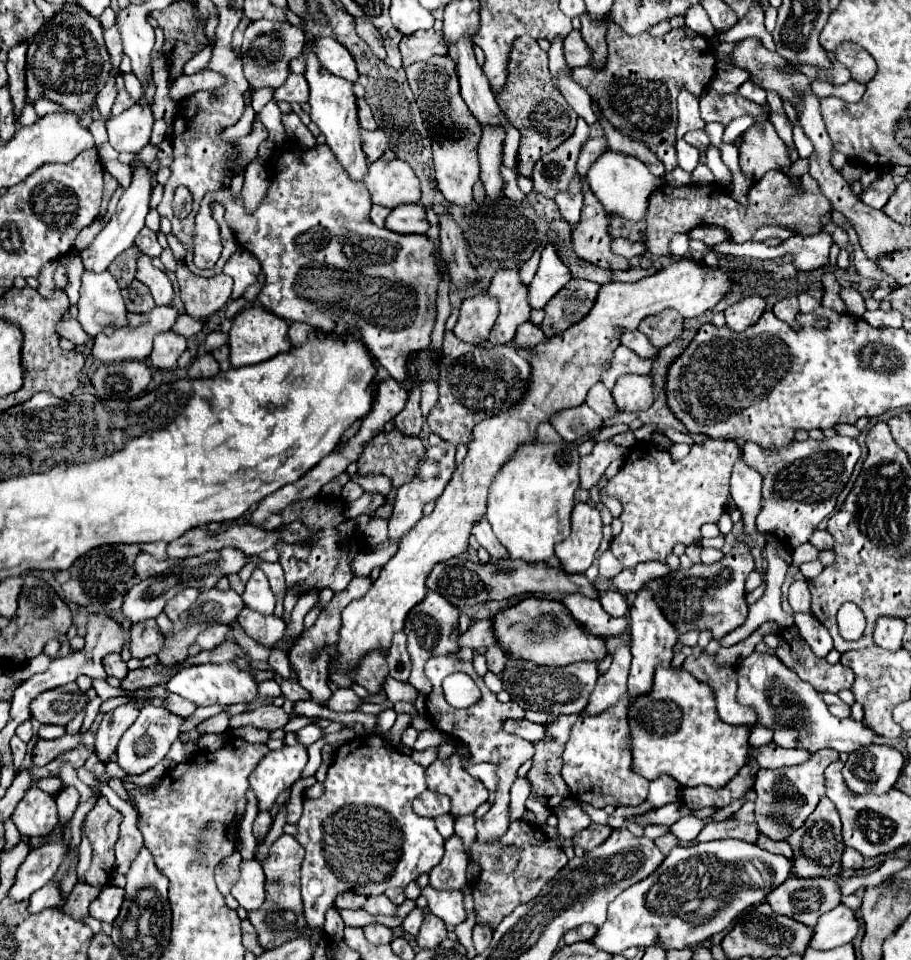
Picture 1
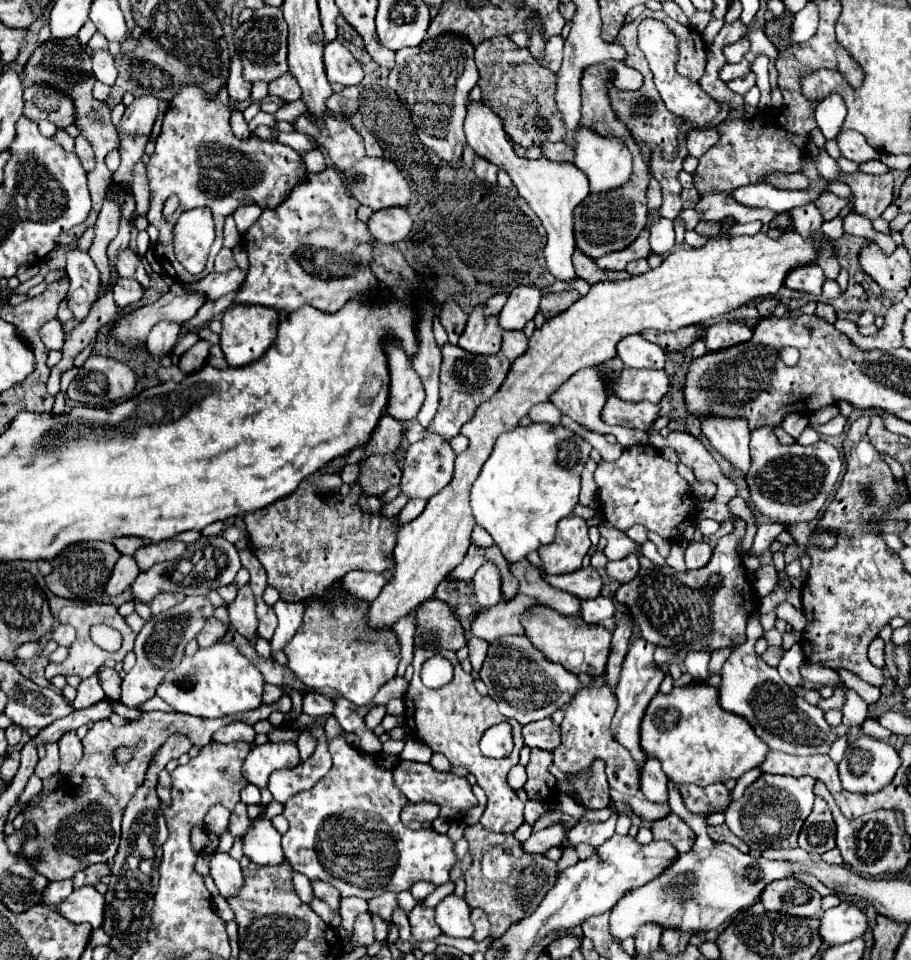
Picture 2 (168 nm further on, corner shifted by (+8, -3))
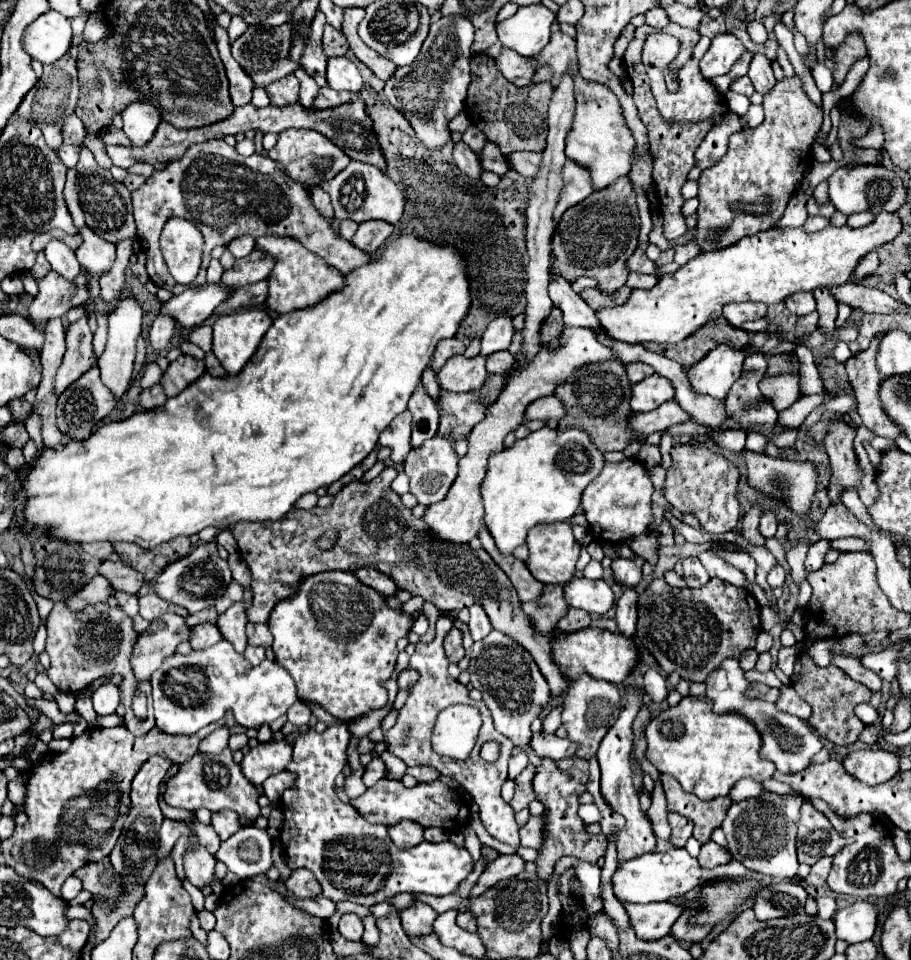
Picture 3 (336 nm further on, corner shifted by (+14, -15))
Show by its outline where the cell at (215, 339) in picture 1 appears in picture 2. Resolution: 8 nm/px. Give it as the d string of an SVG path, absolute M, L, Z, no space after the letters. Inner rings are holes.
M198 340L190 350L186 350L186 352L180 356L178 368L180 368L184 374L192 374L192 372L200 370L200 368L206 364L208 352L210 352L210 342Z

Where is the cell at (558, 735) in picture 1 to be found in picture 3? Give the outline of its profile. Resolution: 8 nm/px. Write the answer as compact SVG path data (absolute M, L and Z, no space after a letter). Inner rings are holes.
M528 764L528 766L522 770L522 774L516 778L516 794L514 794L514 800L510 802L510 806L512 806L516 812L528 808L528 804L530 804L532 800L536 800L536 792L534 792L534 788L532 788L532 778L534 778L534 774L536 774L536 768L534 768L532 764Z

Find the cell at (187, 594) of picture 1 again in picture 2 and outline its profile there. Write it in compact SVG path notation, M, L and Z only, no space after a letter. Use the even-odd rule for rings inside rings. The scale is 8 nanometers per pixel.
M162 592L158 596L154 596L154 600L150 602L150 610L154 616L158 616L160 612L166 612L168 608L172 608L174 604L178 604L184 596L182 594L170 594L170 592Z

